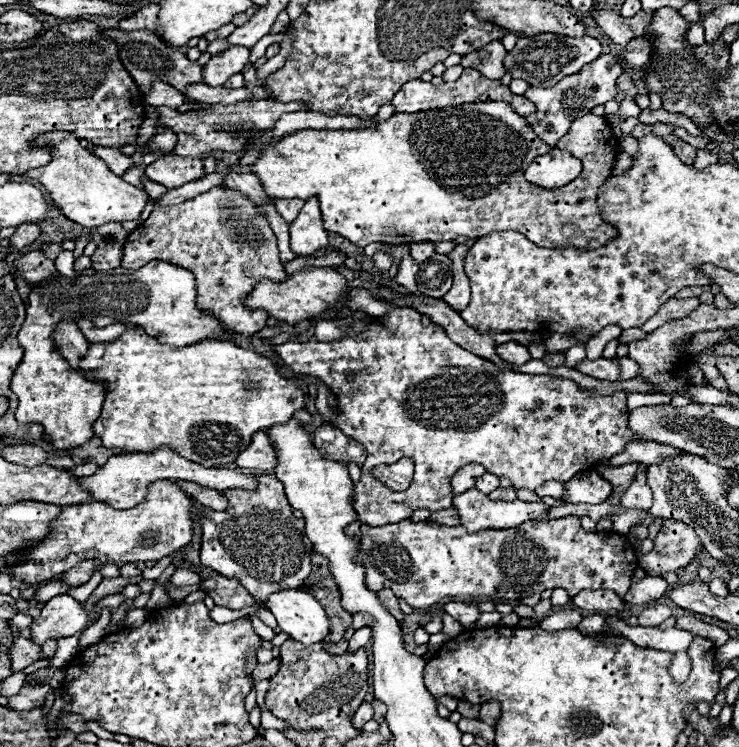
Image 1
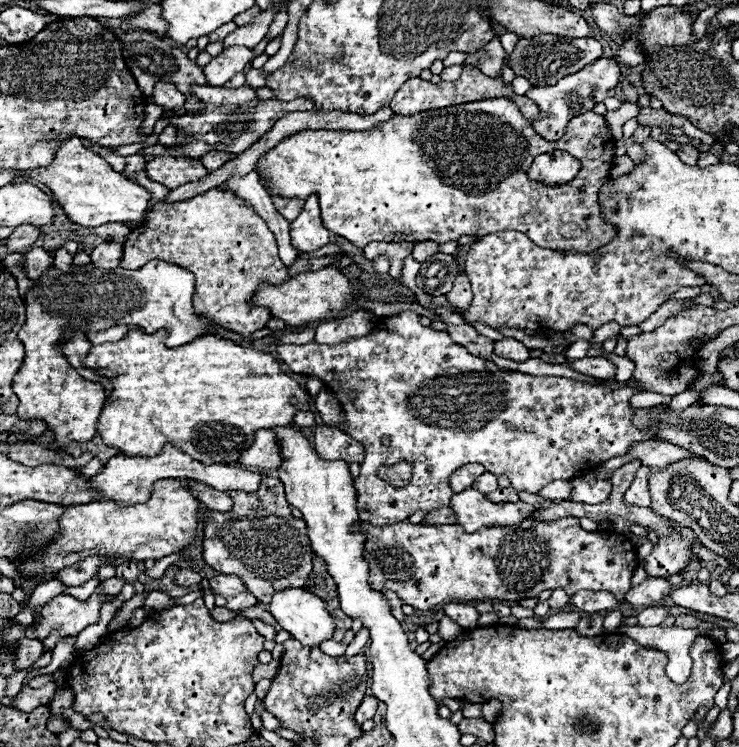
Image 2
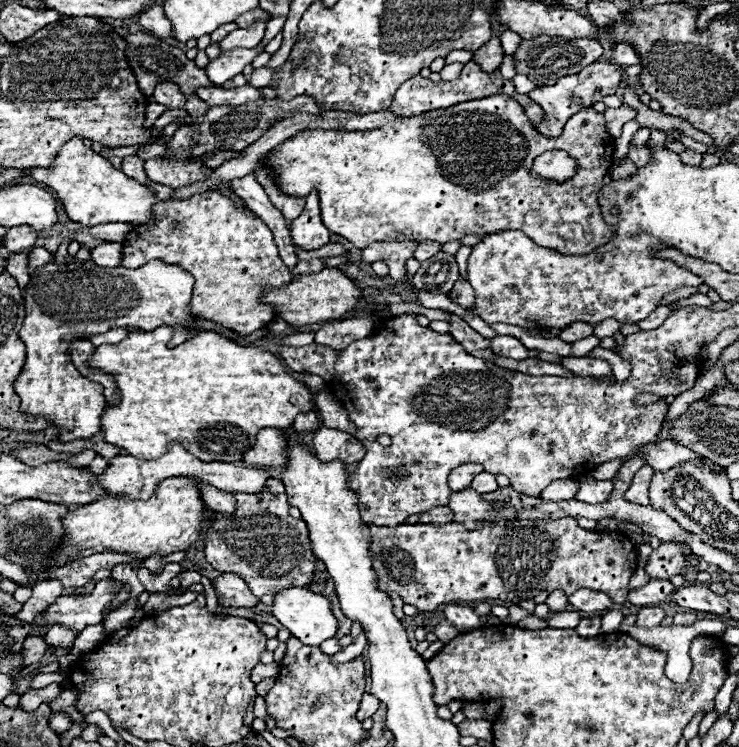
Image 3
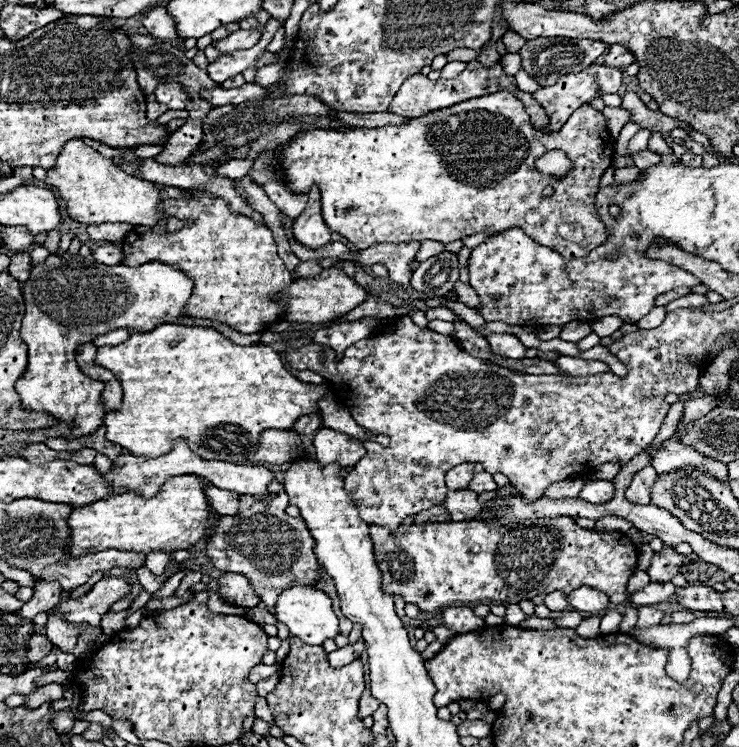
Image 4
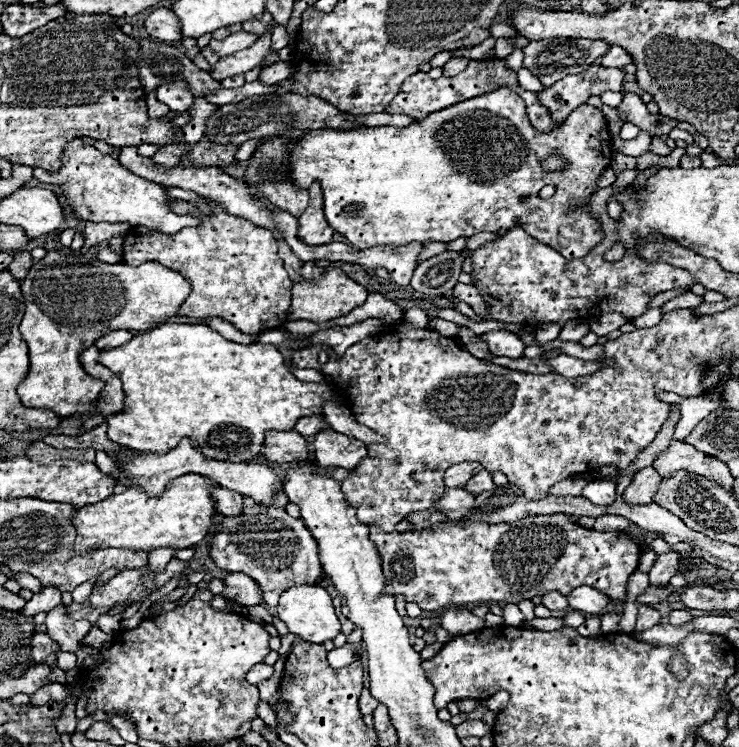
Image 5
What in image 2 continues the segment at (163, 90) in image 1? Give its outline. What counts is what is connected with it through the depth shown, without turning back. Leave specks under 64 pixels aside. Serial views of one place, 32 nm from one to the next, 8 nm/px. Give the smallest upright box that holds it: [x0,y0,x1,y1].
[152,82,186,110]

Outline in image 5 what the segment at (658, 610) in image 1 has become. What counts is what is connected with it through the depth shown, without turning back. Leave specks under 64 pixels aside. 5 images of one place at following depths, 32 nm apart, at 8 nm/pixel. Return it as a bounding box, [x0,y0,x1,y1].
[636,604,660,632]

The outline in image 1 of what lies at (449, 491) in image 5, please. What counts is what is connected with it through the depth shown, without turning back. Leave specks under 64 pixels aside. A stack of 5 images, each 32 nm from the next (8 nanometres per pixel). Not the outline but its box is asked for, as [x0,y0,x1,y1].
[452,488,548,532]

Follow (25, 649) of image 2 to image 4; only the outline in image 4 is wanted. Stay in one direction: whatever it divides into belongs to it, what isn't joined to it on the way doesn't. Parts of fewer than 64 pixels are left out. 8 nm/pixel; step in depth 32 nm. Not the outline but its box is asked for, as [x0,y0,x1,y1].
[28,634,58,662]

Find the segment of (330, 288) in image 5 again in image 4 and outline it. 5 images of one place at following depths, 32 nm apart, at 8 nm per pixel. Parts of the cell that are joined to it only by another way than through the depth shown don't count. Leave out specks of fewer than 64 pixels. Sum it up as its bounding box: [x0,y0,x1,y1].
[284,268,366,324]

